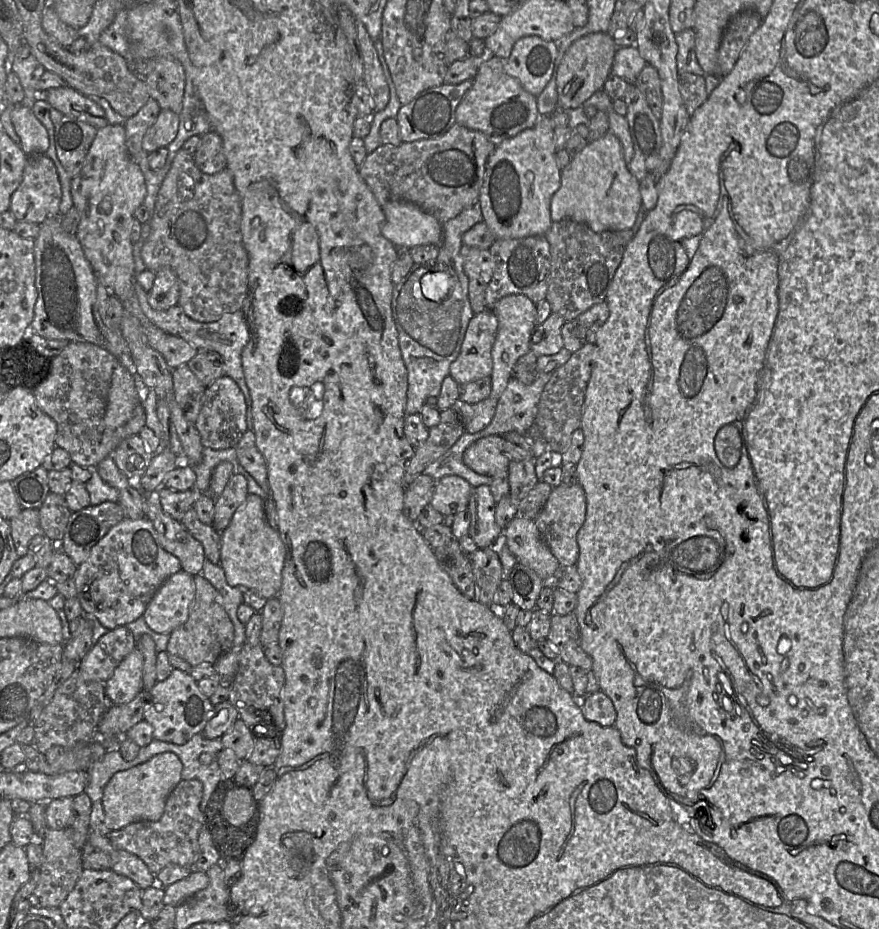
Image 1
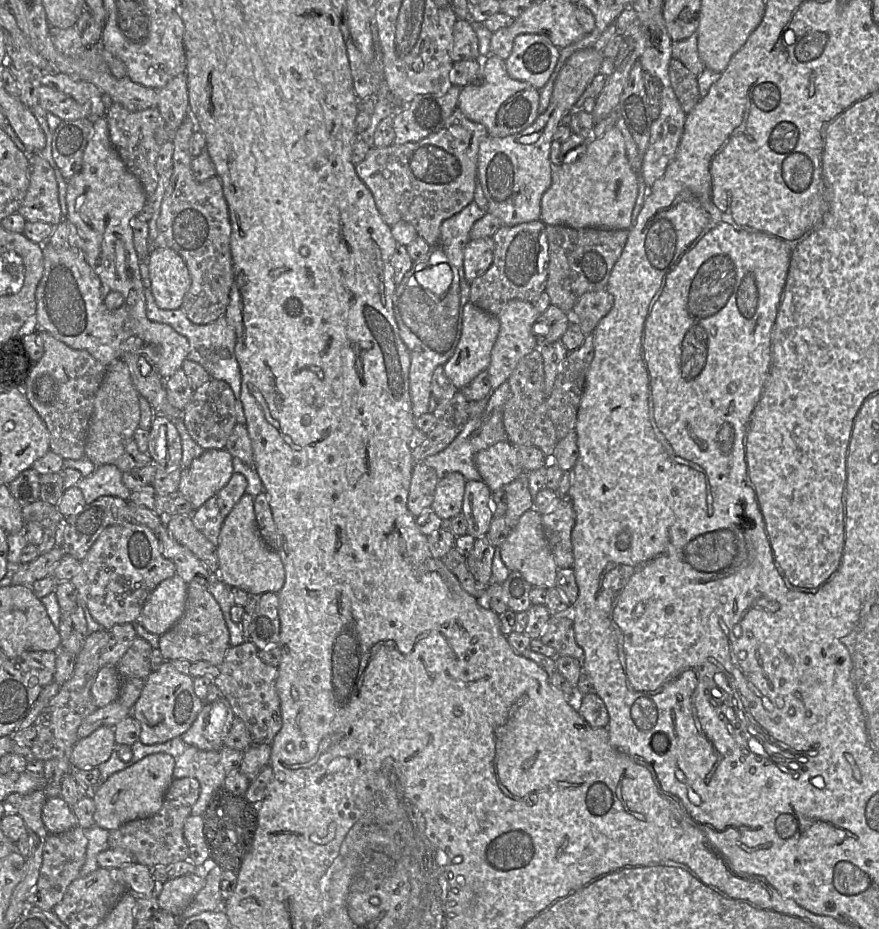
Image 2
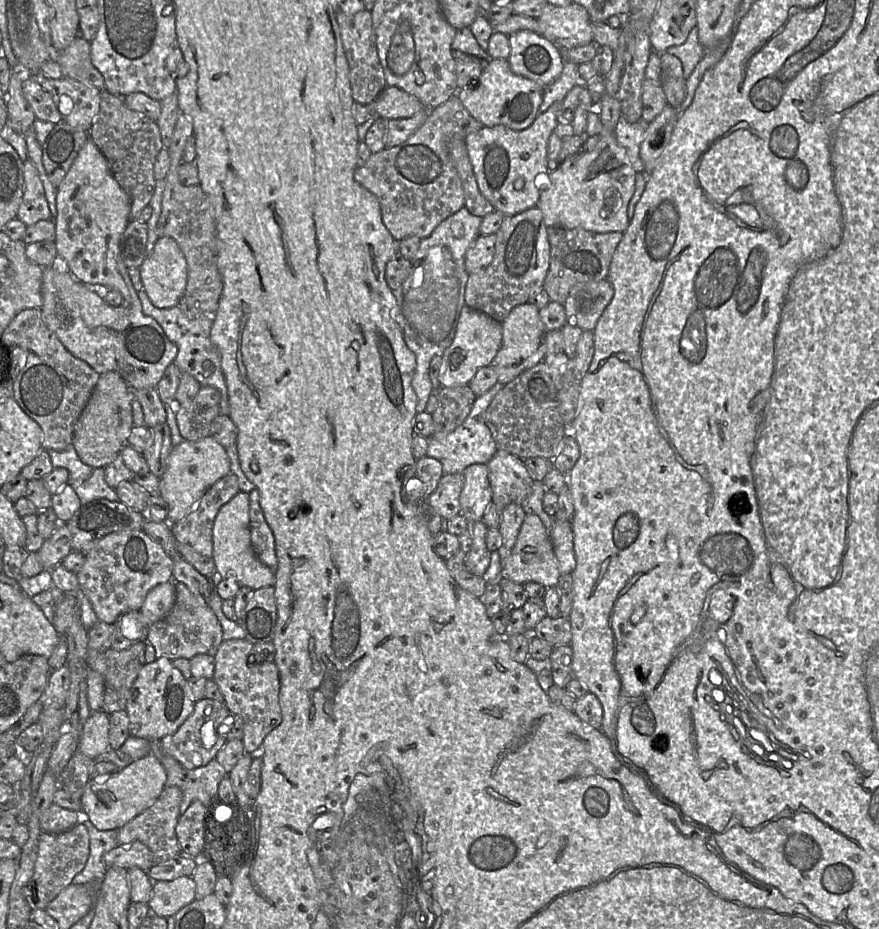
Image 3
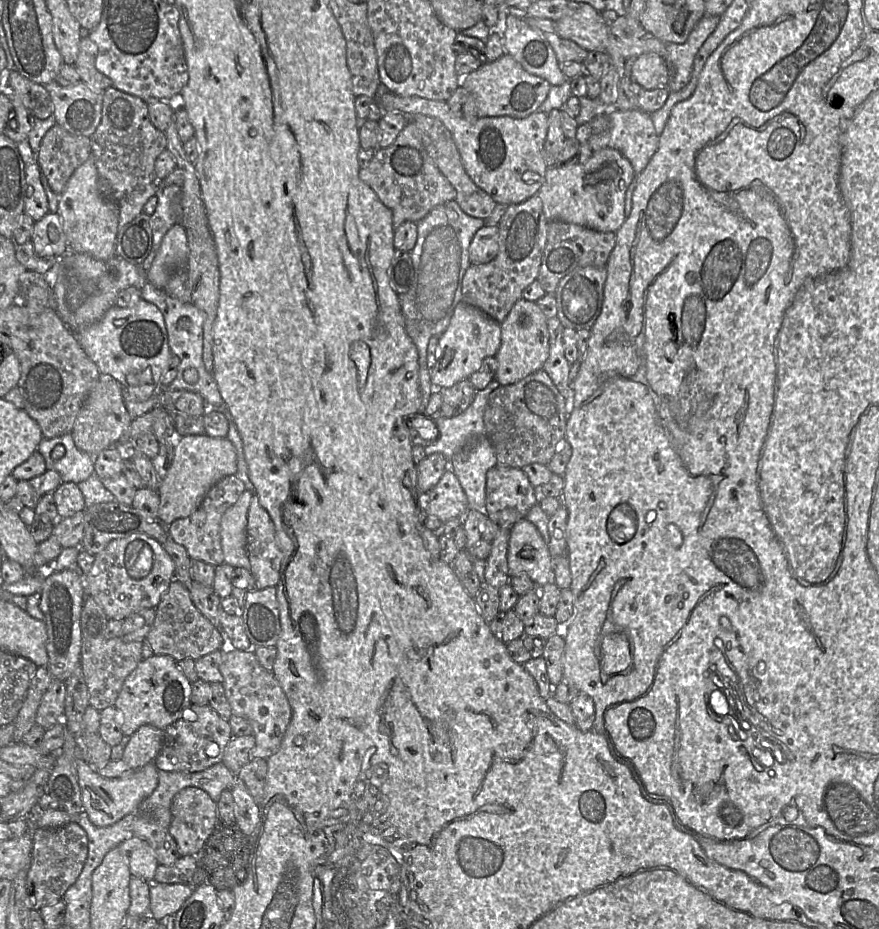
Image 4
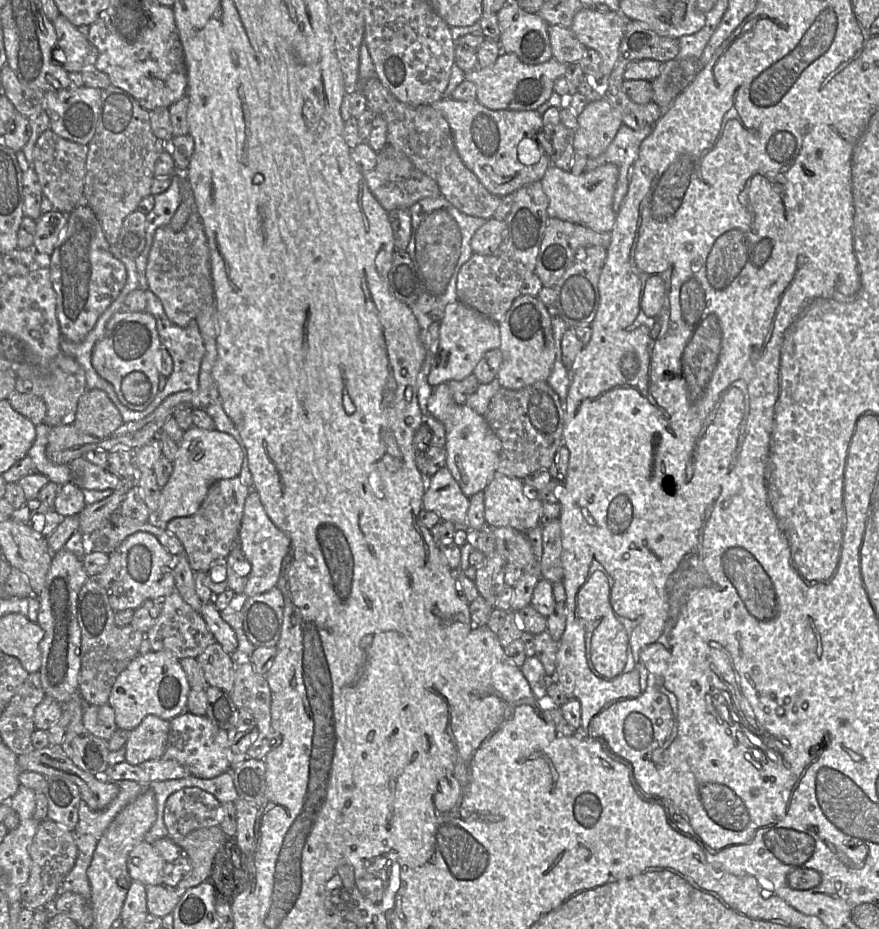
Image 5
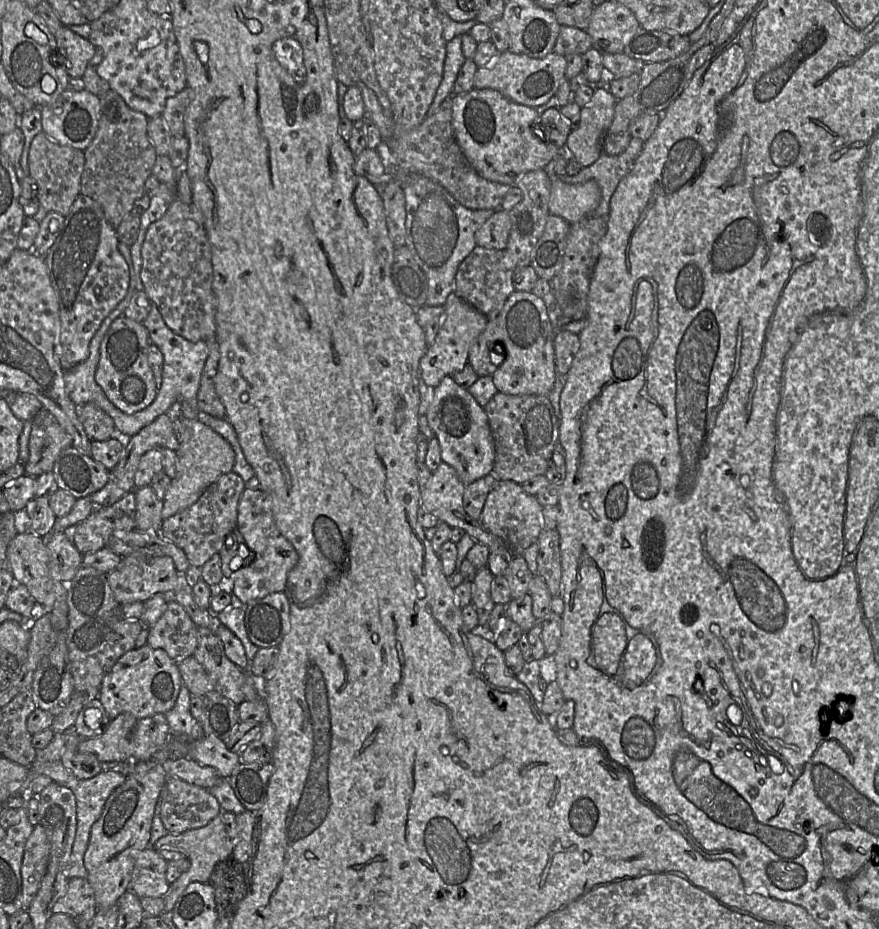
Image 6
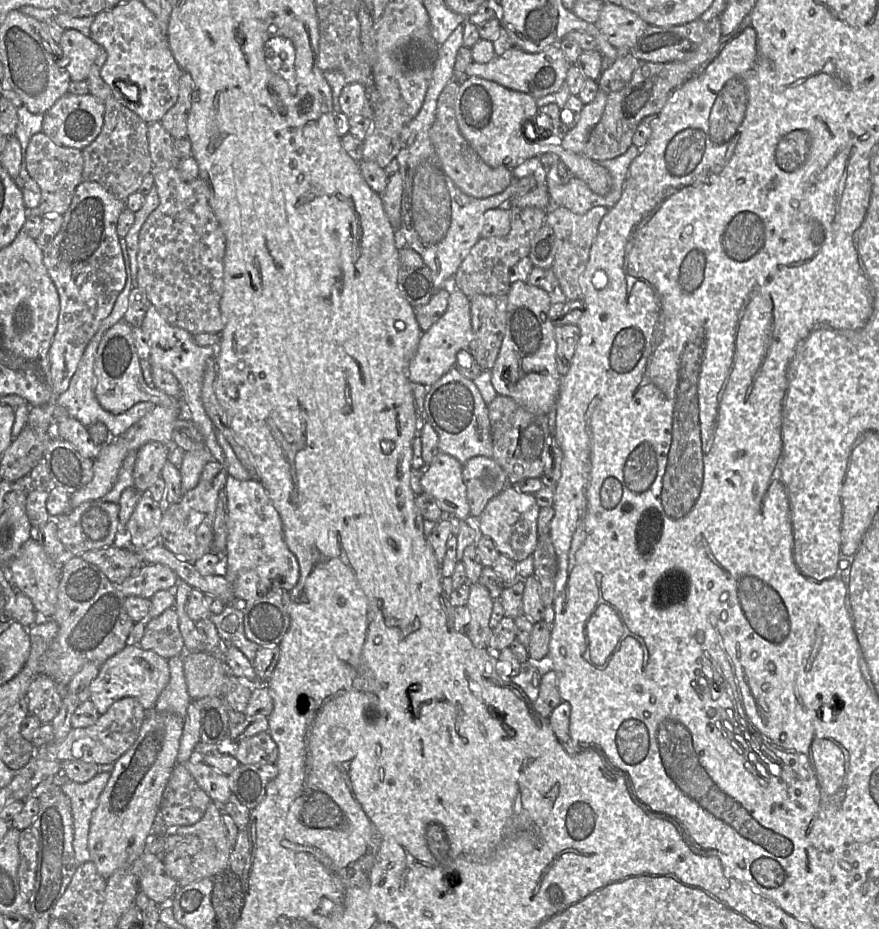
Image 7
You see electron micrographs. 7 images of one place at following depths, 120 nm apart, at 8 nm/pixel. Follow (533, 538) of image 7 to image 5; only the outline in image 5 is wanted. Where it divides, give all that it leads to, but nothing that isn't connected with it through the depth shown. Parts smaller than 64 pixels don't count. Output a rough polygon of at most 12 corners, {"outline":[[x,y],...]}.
{"outline":[[496,473],[484,493],[491,528],[541,525],[542,501]]}

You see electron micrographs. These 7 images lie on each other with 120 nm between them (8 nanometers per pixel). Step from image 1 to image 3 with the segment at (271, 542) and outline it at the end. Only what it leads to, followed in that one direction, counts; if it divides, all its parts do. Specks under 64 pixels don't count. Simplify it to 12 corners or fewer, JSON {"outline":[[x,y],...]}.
{"outline":[[249,494],[224,504],[213,526],[217,578],[253,590],[274,586],[256,556]]}

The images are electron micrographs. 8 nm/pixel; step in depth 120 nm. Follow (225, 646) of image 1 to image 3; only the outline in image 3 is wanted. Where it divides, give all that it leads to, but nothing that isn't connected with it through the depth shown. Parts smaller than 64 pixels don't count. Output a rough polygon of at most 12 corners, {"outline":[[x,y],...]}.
{"outline":[[175,583],[170,612],[147,642],[171,661],[215,656],[223,628],[209,605]]}

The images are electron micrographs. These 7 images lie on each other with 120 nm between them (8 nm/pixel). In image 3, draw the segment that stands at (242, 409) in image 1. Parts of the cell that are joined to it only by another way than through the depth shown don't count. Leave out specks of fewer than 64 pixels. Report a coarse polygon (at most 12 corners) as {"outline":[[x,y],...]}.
{"outline":[[202,386],[191,402],[177,405],[181,436],[211,436],[219,391]]}

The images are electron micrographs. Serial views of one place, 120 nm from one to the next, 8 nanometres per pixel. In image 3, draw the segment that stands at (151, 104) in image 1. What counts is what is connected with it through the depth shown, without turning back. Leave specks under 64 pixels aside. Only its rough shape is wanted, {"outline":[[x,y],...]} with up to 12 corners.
{"outline":[[103,89],[89,137],[138,219],[156,187],[157,122]]}

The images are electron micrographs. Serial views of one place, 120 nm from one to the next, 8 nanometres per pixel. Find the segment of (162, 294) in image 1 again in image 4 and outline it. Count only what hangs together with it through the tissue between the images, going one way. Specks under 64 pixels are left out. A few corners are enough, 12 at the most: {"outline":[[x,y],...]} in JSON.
{"outline":[[175,223],[165,234],[146,272],[157,289],[186,266],[188,239]]}

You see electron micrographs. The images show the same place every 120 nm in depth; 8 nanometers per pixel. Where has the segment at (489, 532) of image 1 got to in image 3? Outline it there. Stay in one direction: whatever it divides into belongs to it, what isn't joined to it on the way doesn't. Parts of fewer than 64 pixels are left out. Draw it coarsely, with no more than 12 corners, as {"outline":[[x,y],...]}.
{"outline":[[487,464],[462,471],[460,514],[482,520],[492,502]]}

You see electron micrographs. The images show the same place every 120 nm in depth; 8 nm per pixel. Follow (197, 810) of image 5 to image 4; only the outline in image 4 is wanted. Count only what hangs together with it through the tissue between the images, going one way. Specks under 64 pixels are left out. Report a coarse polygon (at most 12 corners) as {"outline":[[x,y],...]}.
{"outline":[[202,789],[175,795],[169,832],[181,856],[197,856],[218,823]]}

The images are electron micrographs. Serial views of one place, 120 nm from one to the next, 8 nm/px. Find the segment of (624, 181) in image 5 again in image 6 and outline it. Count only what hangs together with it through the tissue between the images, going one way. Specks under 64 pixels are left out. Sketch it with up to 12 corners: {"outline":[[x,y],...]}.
{"outline":[[632,137],[620,155],[602,152],[568,184],[595,180],[601,200],[593,215],[607,218],[613,193],[632,169],[644,141]]}

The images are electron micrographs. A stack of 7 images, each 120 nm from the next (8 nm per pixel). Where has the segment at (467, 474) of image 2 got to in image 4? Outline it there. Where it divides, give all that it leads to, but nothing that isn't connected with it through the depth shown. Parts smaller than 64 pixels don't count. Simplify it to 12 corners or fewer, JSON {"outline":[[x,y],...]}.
{"outline":[[493,379],[457,416],[436,415],[439,433],[424,447],[426,456],[450,460],[471,441],[485,436]]}

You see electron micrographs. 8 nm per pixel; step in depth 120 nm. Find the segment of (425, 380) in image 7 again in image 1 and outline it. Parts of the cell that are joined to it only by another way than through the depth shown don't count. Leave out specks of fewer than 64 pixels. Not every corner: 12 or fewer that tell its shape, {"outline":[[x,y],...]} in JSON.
{"outline":[[474,314],[449,375],[459,385],[491,376],[498,318]]}

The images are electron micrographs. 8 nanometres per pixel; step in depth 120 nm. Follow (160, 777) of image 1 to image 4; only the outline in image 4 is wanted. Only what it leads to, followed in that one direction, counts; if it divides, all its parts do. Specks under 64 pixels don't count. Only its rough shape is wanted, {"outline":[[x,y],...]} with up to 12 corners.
{"outline":[[76,760],[83,809],[98,827],[136,813],[158,785],[154,762],[105,778]]}

